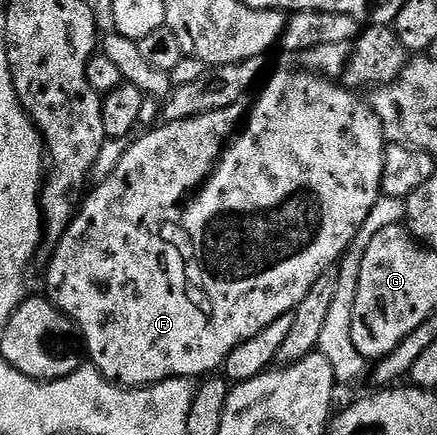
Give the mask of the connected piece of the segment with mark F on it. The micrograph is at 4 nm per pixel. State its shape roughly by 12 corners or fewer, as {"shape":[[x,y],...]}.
{"shape":[[301,69],[139,134],[46,271],[133,389],[217,372],[382,194]]}

